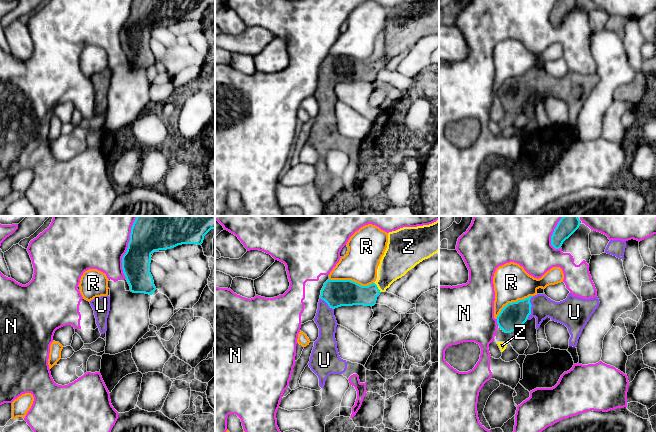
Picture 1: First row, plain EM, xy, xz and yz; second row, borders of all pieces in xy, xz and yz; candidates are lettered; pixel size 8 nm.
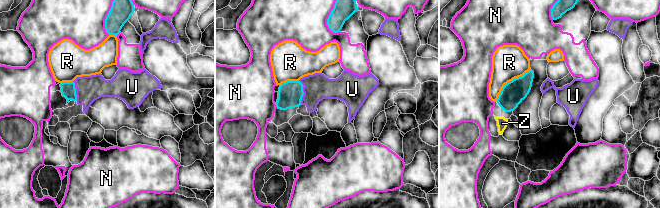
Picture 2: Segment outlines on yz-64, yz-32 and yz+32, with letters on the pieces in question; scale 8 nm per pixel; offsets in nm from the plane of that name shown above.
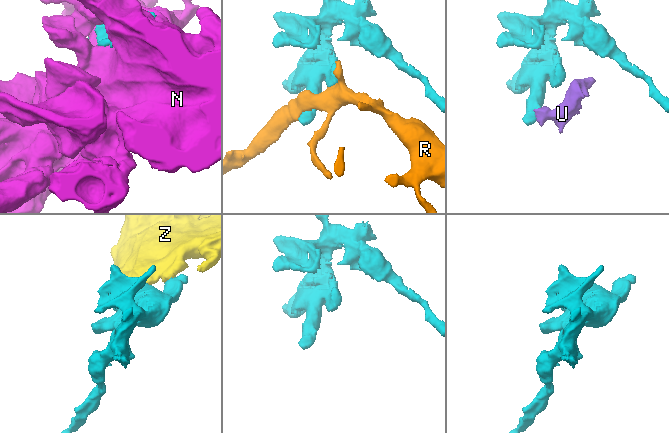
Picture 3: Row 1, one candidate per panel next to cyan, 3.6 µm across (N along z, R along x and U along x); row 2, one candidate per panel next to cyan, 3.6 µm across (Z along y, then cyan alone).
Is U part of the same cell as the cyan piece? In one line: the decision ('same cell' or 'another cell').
same cell

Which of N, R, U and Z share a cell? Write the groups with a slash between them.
N / R / U Z

